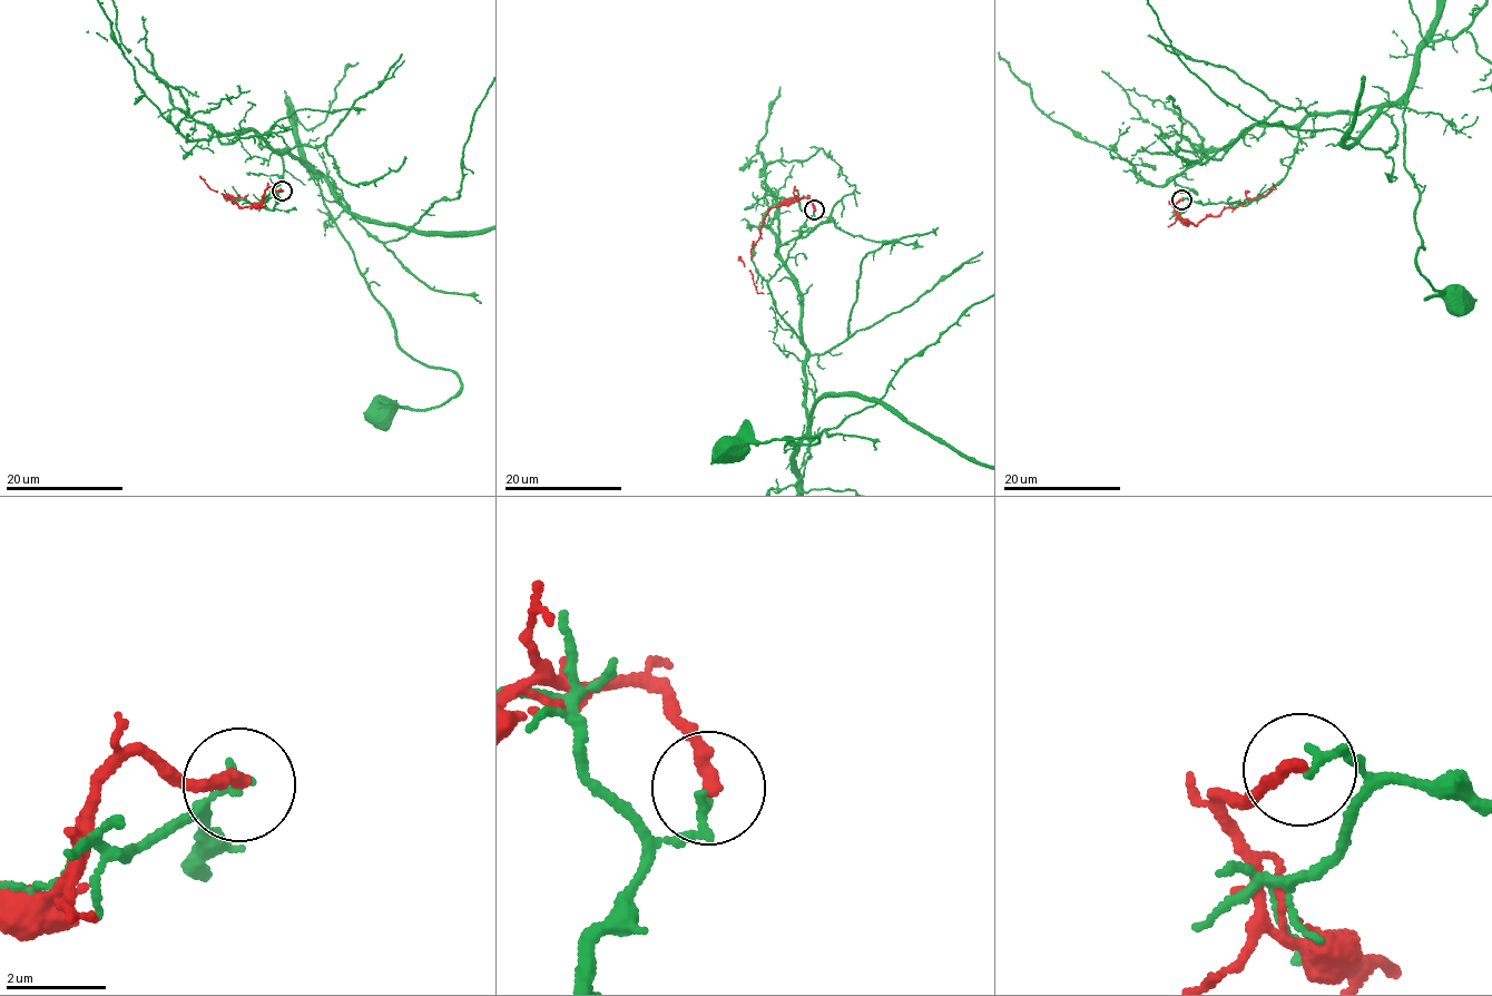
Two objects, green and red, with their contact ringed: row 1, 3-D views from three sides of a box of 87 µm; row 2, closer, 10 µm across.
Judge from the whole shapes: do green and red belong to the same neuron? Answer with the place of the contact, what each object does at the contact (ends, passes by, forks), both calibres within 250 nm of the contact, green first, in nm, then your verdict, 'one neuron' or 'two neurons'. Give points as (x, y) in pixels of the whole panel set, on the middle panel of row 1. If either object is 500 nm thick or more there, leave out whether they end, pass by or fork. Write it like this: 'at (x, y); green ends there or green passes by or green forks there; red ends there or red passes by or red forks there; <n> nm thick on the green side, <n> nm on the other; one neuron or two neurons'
at (814, 210); green ends there; red ends there; 170 nm thick on the green side, 280 nm on the other; two neurons

